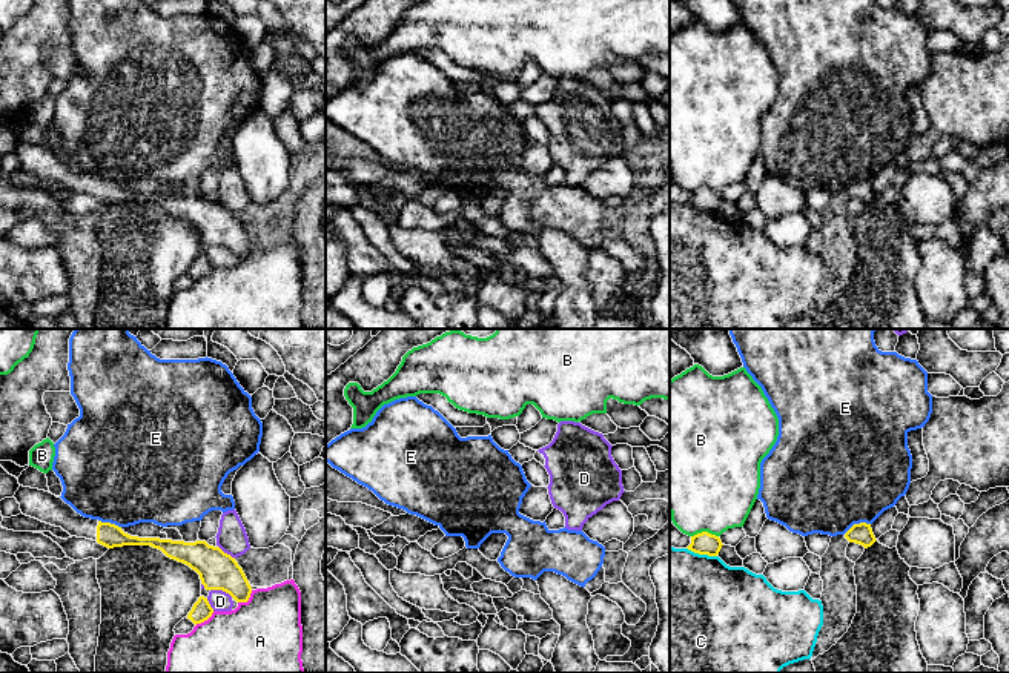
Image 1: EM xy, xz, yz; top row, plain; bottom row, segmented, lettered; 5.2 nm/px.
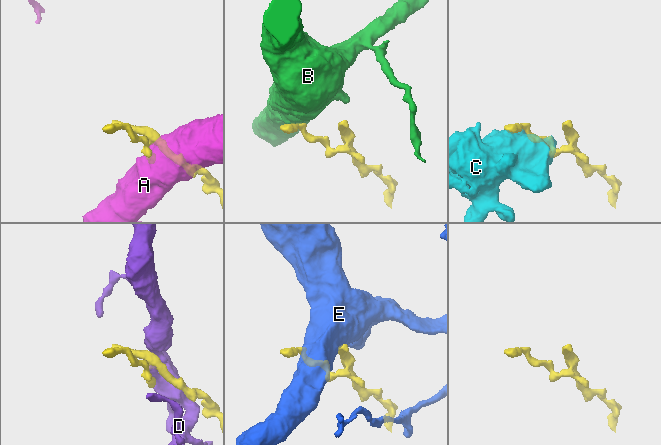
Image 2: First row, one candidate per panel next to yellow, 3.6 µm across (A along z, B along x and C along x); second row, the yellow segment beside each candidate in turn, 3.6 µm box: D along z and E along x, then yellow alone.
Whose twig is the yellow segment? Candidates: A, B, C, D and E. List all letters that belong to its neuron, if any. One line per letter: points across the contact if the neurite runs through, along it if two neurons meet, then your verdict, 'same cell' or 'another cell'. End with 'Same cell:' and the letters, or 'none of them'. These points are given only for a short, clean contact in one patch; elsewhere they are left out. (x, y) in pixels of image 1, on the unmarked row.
A: another cell
B: another cell
C: another cell
D: another cell
E: border along yz (870, 179), (854, 179), (843, 189); another cell
Same cell: none of them

